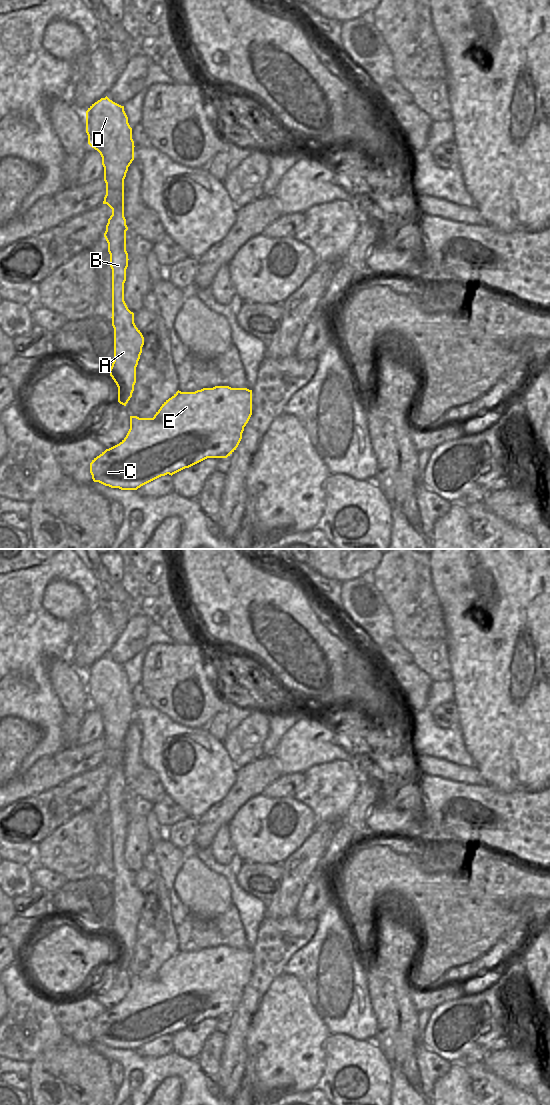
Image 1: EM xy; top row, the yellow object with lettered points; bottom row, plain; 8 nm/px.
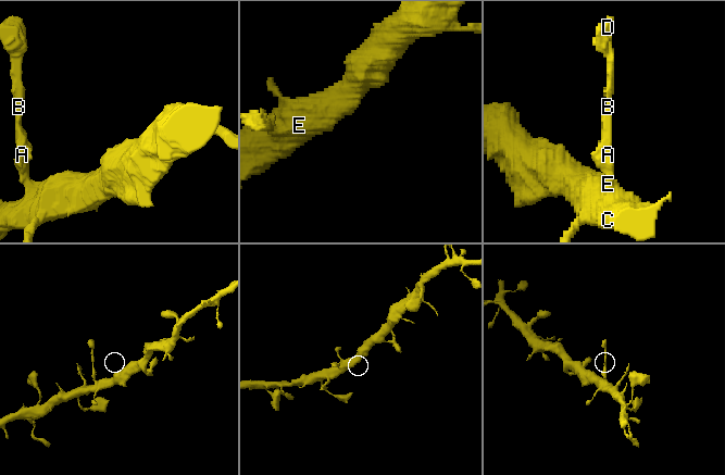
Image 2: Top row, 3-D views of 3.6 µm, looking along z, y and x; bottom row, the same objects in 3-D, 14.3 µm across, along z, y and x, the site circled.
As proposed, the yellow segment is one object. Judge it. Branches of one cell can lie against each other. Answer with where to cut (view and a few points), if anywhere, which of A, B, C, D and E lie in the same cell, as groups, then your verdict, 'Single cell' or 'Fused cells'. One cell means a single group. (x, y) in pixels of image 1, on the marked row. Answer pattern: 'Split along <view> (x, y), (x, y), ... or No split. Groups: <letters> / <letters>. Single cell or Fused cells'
No split. Groups: A B C D E. Single cell

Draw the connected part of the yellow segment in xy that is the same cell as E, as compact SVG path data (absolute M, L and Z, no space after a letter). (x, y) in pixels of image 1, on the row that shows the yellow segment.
M215 386L195 392L177 391L166 400L153 418L130 416L130 429L117 445L106 449L90 463L94 482L121 490L137 490L141 486L167 474L173 475L207 458L227 458L238 447L244 427L252 415L252 390Z

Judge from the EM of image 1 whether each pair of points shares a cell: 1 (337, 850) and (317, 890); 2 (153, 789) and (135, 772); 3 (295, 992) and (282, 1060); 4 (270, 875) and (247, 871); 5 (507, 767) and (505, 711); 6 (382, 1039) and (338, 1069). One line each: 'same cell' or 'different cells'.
1: same cell
2: same cell
3: same cell
4: same cell
5: same cell
6: different cells

